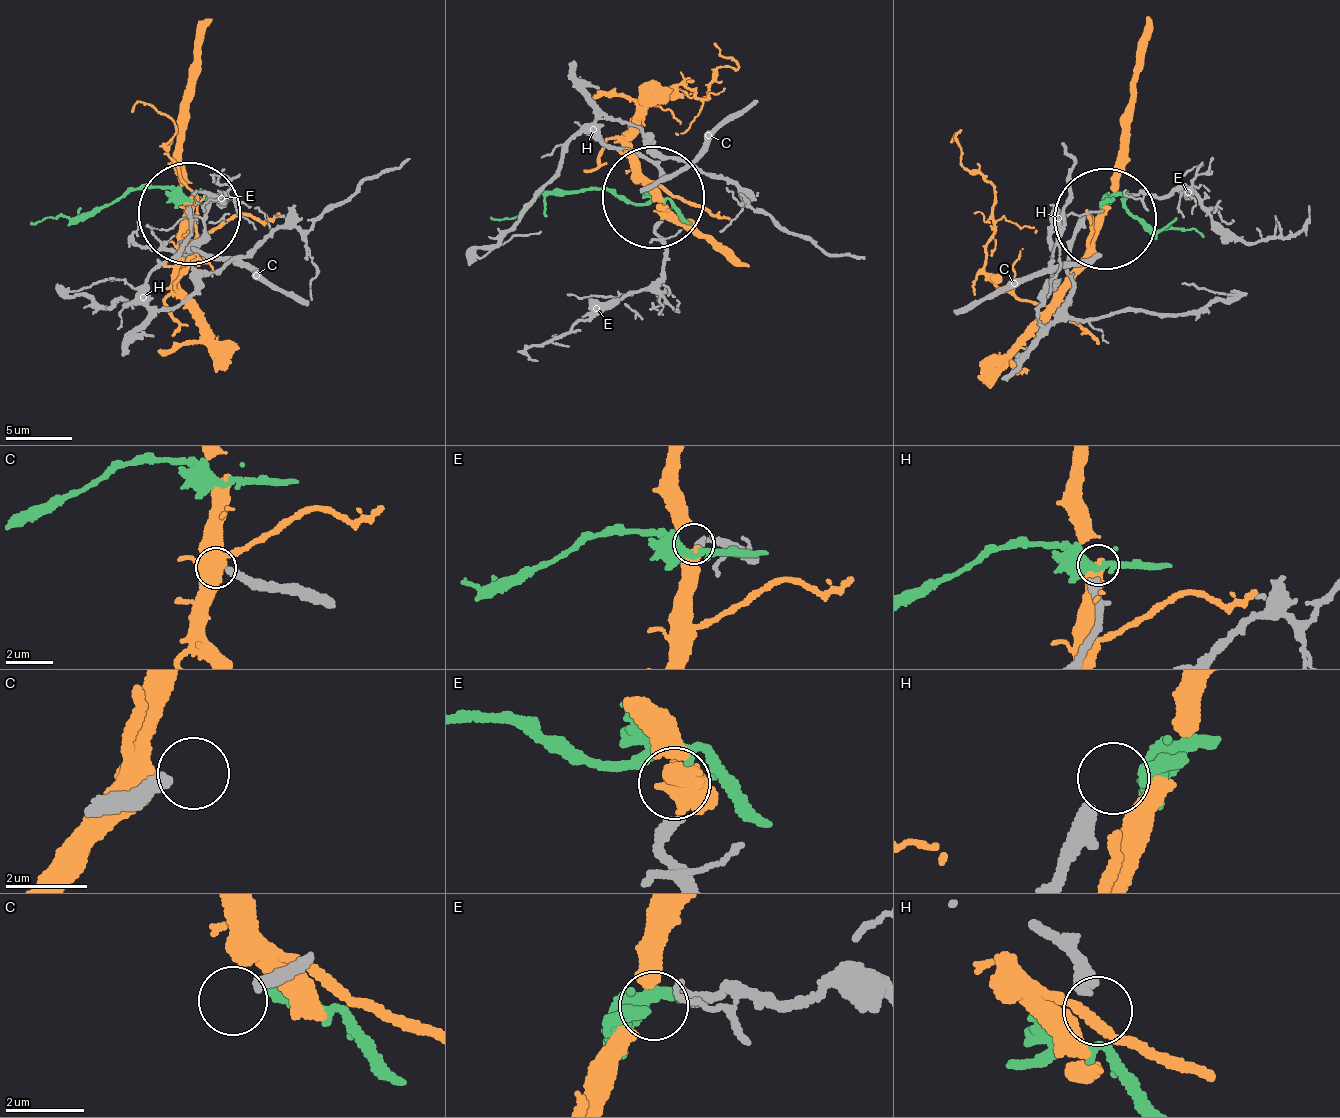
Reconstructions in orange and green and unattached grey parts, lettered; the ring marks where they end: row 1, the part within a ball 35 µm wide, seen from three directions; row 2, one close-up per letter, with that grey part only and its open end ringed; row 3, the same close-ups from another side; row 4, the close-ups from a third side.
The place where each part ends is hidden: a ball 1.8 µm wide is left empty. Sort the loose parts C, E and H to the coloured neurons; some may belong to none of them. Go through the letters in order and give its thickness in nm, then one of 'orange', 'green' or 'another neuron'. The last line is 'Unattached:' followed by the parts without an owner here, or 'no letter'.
C: 320 nm | another neuron
E: 280 nm | orange
H: 280 nm | green
Unattached: C

